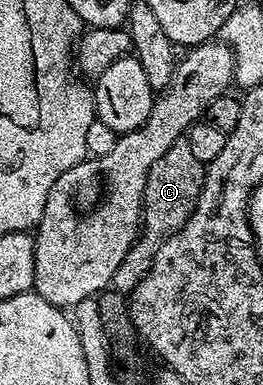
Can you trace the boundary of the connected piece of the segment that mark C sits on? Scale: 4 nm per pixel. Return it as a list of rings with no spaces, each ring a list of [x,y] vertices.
[[[181,138],[154,162],[148,172],[146,186],[144,187],[144,202],[142,205],[142,235],[132,245],[132,249],[122,258],[118,270],[114,274],[111,287],[121,294],[131,293],[141,276],[144,275],[154,253],[156,245],[166,237],[177,232],[190,218],[204,181],[205,165],[194,158],[190,151],[187,139]]]

